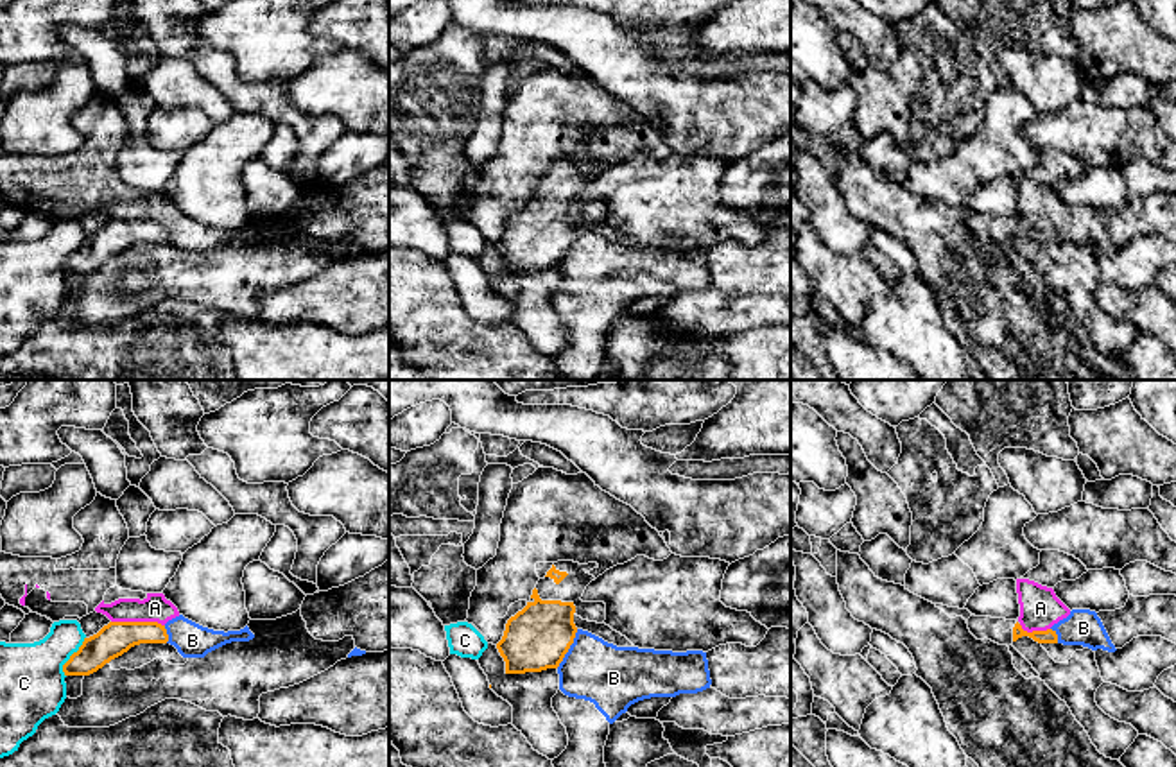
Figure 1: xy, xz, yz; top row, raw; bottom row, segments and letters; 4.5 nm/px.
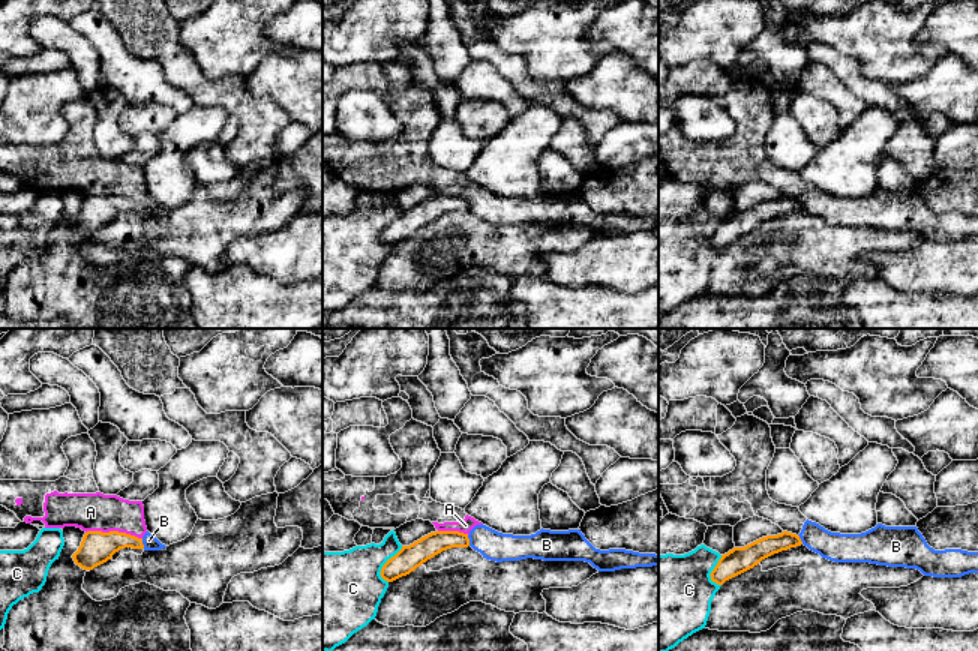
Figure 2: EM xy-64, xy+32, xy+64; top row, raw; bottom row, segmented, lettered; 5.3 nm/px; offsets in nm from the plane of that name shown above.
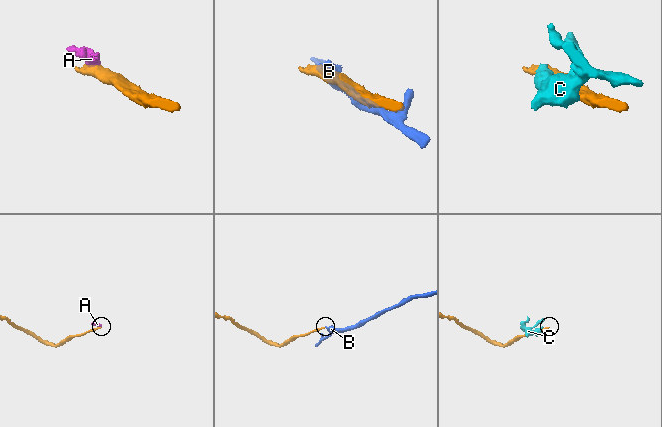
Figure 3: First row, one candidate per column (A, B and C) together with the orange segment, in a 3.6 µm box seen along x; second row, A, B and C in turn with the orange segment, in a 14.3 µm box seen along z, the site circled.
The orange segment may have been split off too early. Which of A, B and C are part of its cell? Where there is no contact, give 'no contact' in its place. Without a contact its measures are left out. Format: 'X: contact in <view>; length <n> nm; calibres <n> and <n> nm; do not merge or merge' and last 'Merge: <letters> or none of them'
A: contact in xy; length 240 nm; calibres 150 and 120 nm; do not merge
B: contact in xz; length 200 nm; calibres 280 and 280 nm; do not merge
C: contact in xy; length 200 nm; calibres 150 and 300 nm; do not merge
Merge: none of them

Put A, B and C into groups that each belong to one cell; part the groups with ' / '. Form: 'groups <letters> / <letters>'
groups A B / C

